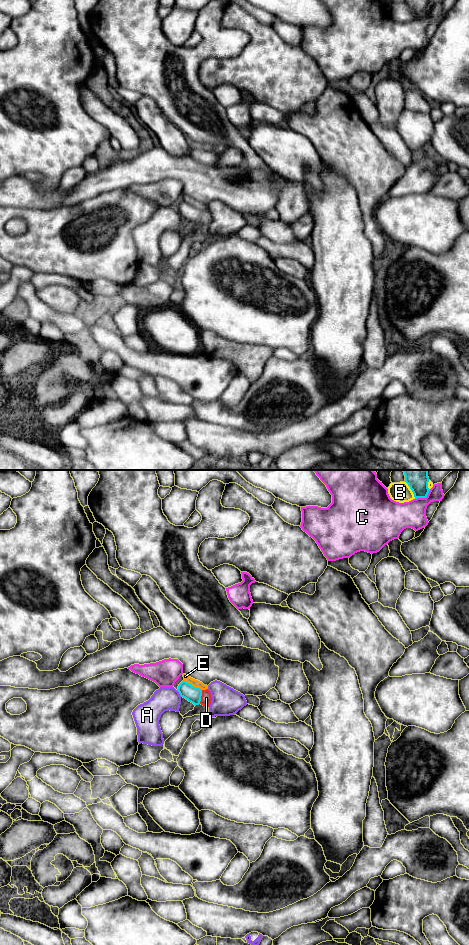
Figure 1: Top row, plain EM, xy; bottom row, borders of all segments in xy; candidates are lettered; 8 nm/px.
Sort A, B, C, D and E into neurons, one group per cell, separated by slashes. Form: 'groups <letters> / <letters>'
groups A / B / C / D / E

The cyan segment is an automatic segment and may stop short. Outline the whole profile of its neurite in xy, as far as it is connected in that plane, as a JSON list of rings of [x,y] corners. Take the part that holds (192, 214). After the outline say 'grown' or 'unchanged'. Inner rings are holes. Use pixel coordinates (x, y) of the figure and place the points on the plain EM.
[[[183,200],[179,204],[177,211],[181,217],[193,223],[195,226],[201,224],[209,227],[211,224],[212,217],[208,209],[202,210],[200,208],[196,208]]]; grown

